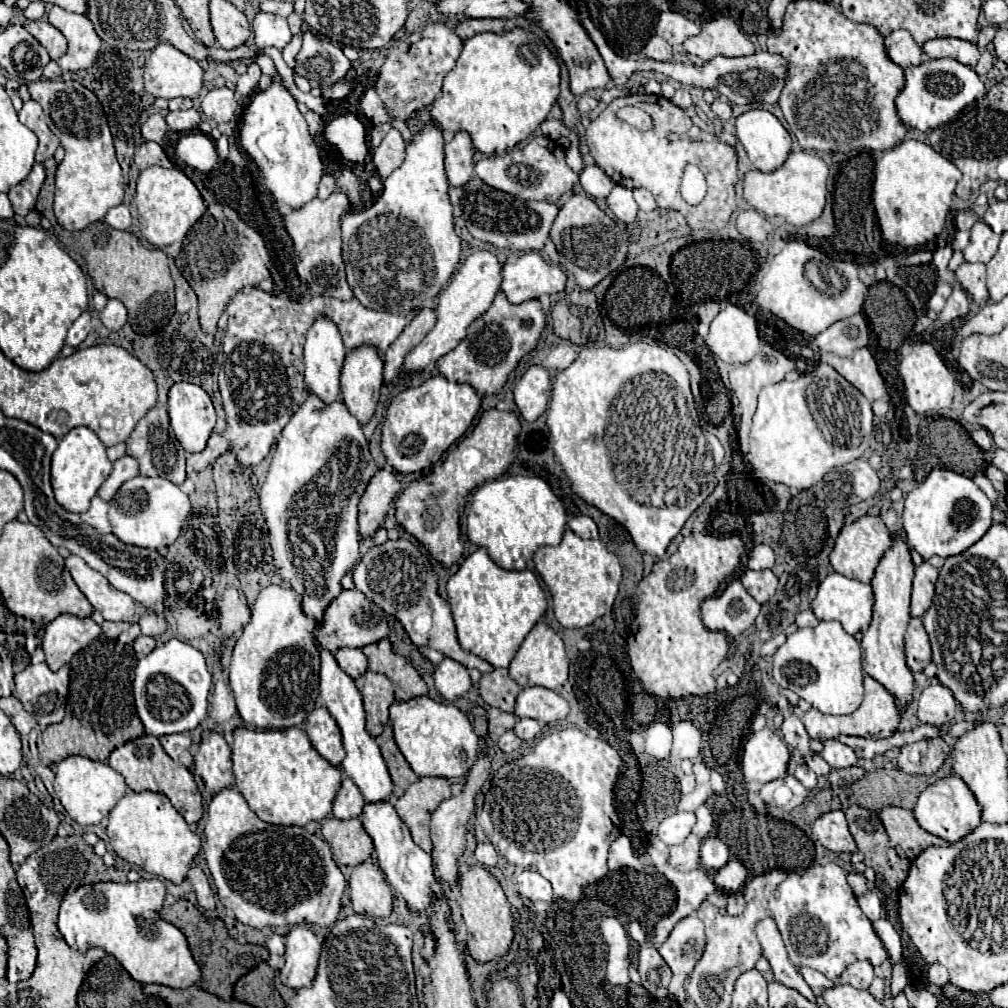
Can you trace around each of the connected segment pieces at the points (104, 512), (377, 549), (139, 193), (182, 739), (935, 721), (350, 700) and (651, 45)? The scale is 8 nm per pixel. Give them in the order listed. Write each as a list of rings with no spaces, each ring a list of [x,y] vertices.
[[[94,496],[90,508],[84,514],[80,514],[80,518],[84,524],[90,524],[96,532],[108,534],[108,532],[112,532],[112,526],[108,522],[108,508],[110,508],[110,504],[106,500],[102,500],[100,496]]]
[[[398,538],[398,540],[388,540],[382,546],[372,546],[362,560],[354,566],[352,570],[354,584],[360,592],[364,592],[374,604],[382,608],[382,604],[392,604],[394,606],[394,616],[402,622],[404,630],[408,632],[410,640],[414,646],[430,646],[432,650],[442,652],[446,658],[452,658],[466,668],[478,668],[480,672],[492,672],[494,668],[460,648],[458,638],[456,638],[456,628],[454,620],[450,614],[450,604],[446,598],[438,594],[438,578],[436,572],[428,560],[428,556],[414,546],[410,540]]]
[[[150,166],[150,168],[140,172],[140,178],[137,179],[134,204],[138,208],[140,232],[156,248],[164,248],[172,242],[182,242],[186,232],[192,228],[192,224],[206,212],[206,202],[200,196],[198,188],[192,184],[192,180],[188,180],[188,176],[180,170],[176,170],[176,168],[166,170],[166,168],[160,168],[160,166]]]
[[[170,734],[170,736],[160,736],[160,742],[166,750],[166,754],[178,762],[178,756],[184,750],[190,750],[190,736],[188,734]]]
[[[930,684],[922,690],[918,700],[918,718],[924,724],[942,726],[954,718],[956,700],[942,684]]]
[[[318,644],[318,650],[320,650],[320,702],[328,708],[330,716],[334,716],[334,720],[338,722],[338,726],[342,730],[344,750],[346,750],[346,756],[342,760],[342,770],[346,772],[348,778],[354,780],[354,784],[358,784],[366,802],[370,802],[370,804],[390,802],[390,798],[394,794],[394,784],[388,774],[386,762],[380,754],[378,744],[364,728],[366,714],[362,708],[362,696],[360,696],[354,680],[338,666],[334,654],[320,644]]]
[[[652,36],[644,48],[644,54],[652,60],[660,60],[660,62],[670,62],[674,56],[672,56],[672,46],[660,38],[660,36]]]

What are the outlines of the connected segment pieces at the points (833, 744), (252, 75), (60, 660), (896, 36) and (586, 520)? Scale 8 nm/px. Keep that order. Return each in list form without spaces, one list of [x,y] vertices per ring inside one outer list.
[[[826,740],[824,750],[820,754],[832,768],[848,768],[858,762],[858,756],[854,754],[854,750],[850,746],[840,744],[838,740]]]
[[[258,64],[248,66],[248,70],[238,78],[236,92],[238,92],[238,94],[250,94],[250,90],[254,90],[254,88],[258,86],[260,76],[262,76],[262,72],[260,72],[260,66],[258,66]]]
[[[62,614],[54,618],[42,636],[42,650],[46,654],[46,664],[50,670],[58,670],[72,660],[76,652],[86,648],[102,628],[92,618],[76,618],[70,614]]]
[[[906,30],[892,32],[884,38],[884,48],[888,58],[900,68],[918,66],[922,62],[922,46],[914,44],[914,38]]]
[[[578,514],[572,516],[568,522],[572,532],[576,532],[580,538],[598,538],[598,527],[590,516]]]

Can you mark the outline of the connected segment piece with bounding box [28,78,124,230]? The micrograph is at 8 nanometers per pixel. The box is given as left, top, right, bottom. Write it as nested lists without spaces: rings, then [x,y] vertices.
[[[40,78],[28,84],[28,92],[32,100],[40,102],[44,112],[50,116],[48,126],[66,150],[66,156],[56,170],[56,220],[66,230],[82,230],[88,224],[102,220],[112,206],[118,206],[124,200],[124,178],[114,154],[106,116],[102,114],[102,104],[94,92],[76,80]]]

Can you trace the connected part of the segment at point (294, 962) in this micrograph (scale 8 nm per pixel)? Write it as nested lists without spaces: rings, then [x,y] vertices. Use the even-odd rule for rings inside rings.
[[[306,924],[292,926],[286,940],[286,964],[280,970],[280,982],[288,988],[304,988],[312,986],[318,958],[320,958],[320,944],[312,930]]]

